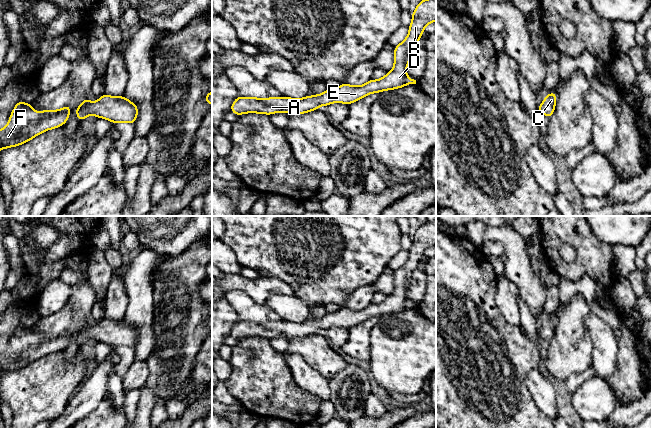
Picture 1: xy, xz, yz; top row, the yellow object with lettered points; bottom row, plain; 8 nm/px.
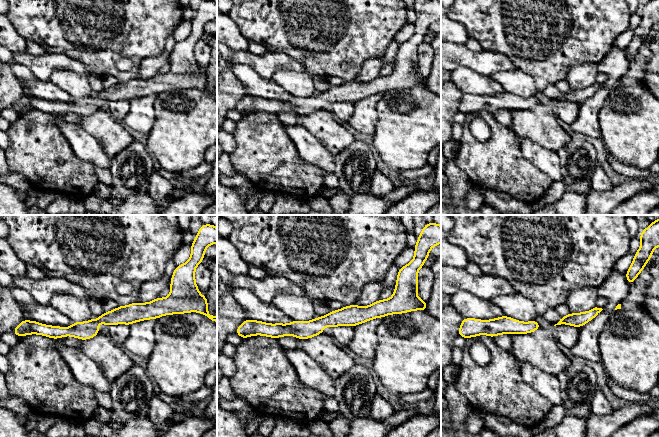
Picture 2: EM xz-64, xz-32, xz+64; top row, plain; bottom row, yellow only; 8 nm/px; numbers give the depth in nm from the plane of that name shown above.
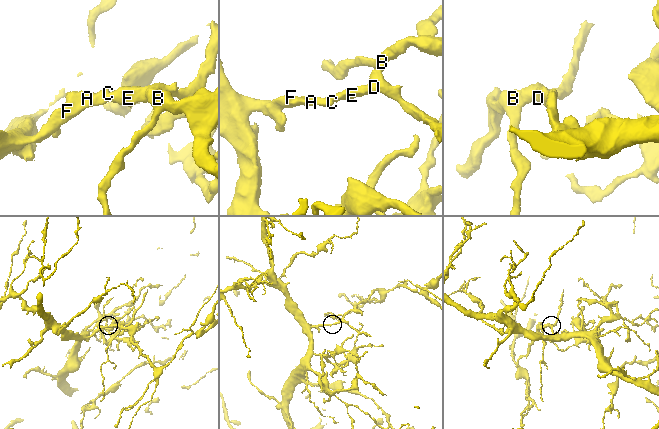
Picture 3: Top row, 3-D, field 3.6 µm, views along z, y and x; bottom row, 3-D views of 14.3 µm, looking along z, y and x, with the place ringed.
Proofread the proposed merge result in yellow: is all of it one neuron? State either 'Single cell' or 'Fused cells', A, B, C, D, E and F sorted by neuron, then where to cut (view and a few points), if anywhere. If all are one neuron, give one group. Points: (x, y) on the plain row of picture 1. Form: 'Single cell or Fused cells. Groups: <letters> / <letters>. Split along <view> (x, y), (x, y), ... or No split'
Single cell. Groups: A B C D E F. No split

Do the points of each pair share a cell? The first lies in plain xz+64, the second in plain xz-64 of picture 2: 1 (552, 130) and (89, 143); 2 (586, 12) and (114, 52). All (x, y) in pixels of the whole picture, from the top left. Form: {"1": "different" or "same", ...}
{"1": "different", "2": "same"}

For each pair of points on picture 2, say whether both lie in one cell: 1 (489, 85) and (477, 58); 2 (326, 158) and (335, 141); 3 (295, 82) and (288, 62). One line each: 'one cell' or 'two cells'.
1: two cells
2: two cells
3: two cells

